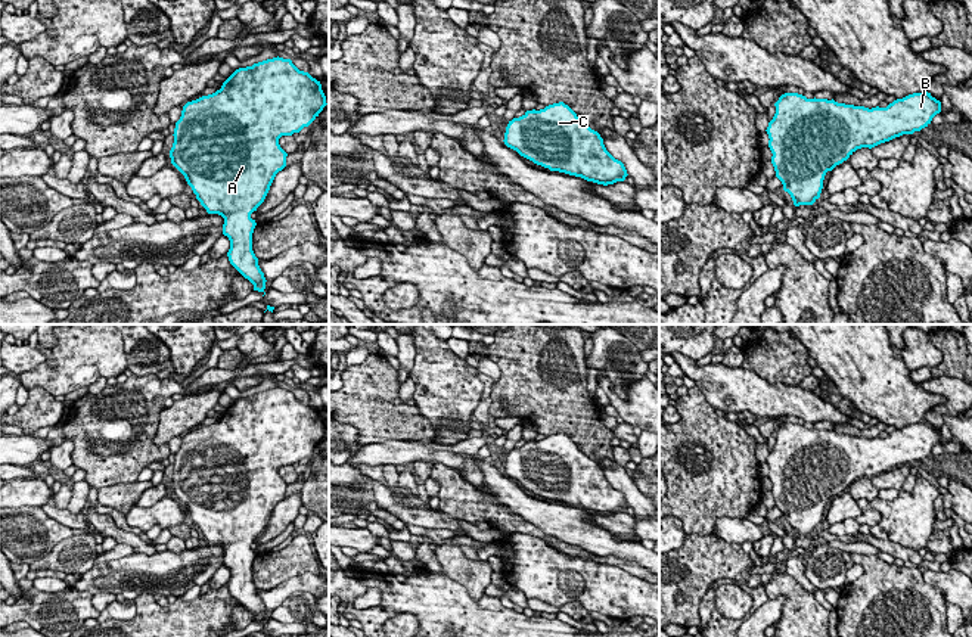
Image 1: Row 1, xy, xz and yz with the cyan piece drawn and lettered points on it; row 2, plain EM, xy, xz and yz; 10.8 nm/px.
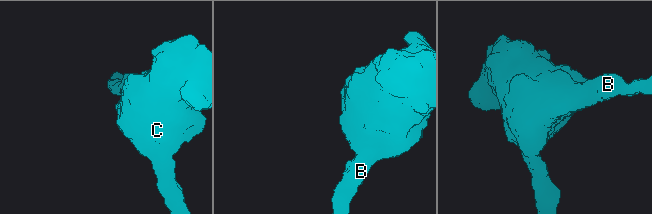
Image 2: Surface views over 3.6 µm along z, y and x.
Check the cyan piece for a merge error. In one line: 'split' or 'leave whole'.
leave whole

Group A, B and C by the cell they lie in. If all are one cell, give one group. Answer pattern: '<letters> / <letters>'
A B C

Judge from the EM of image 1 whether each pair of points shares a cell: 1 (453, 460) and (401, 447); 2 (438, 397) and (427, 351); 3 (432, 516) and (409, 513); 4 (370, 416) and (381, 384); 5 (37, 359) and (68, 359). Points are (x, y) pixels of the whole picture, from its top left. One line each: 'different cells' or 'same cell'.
1: same cell
2: same cell
3: same cell
4: same cell
5: different cells

